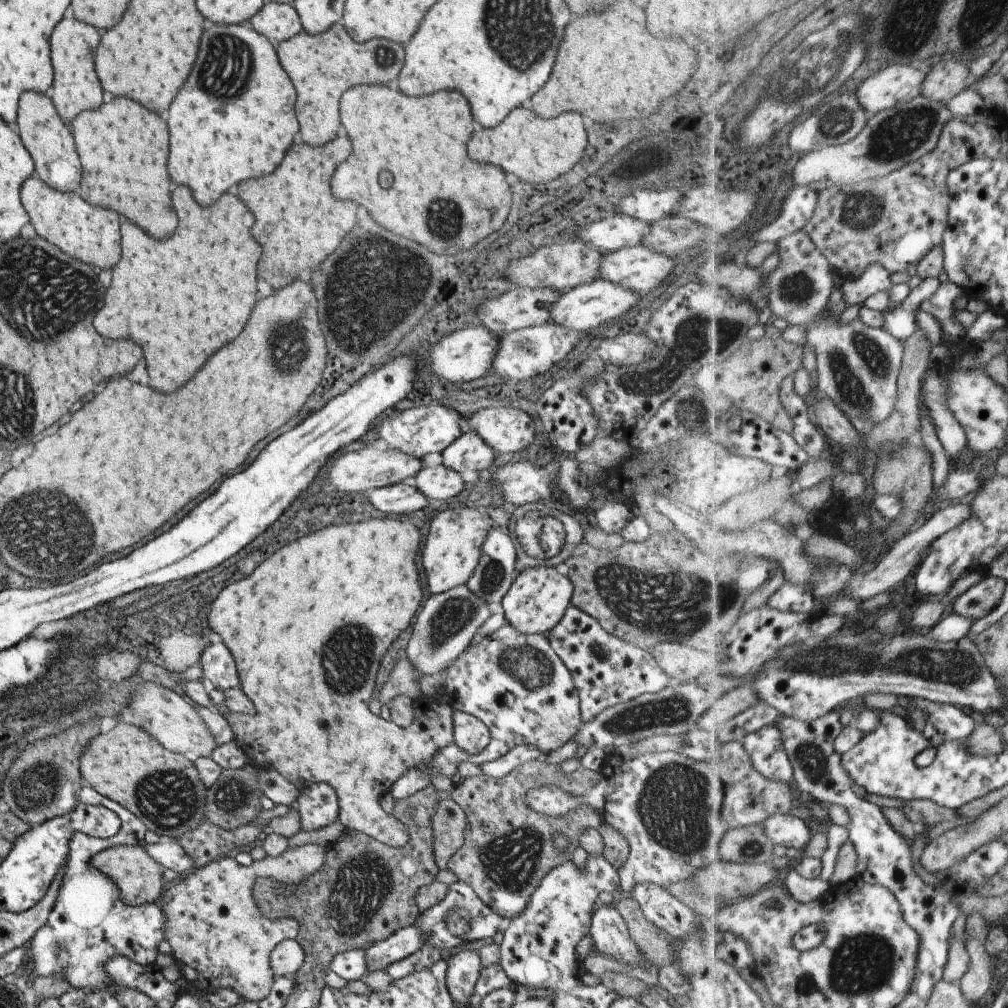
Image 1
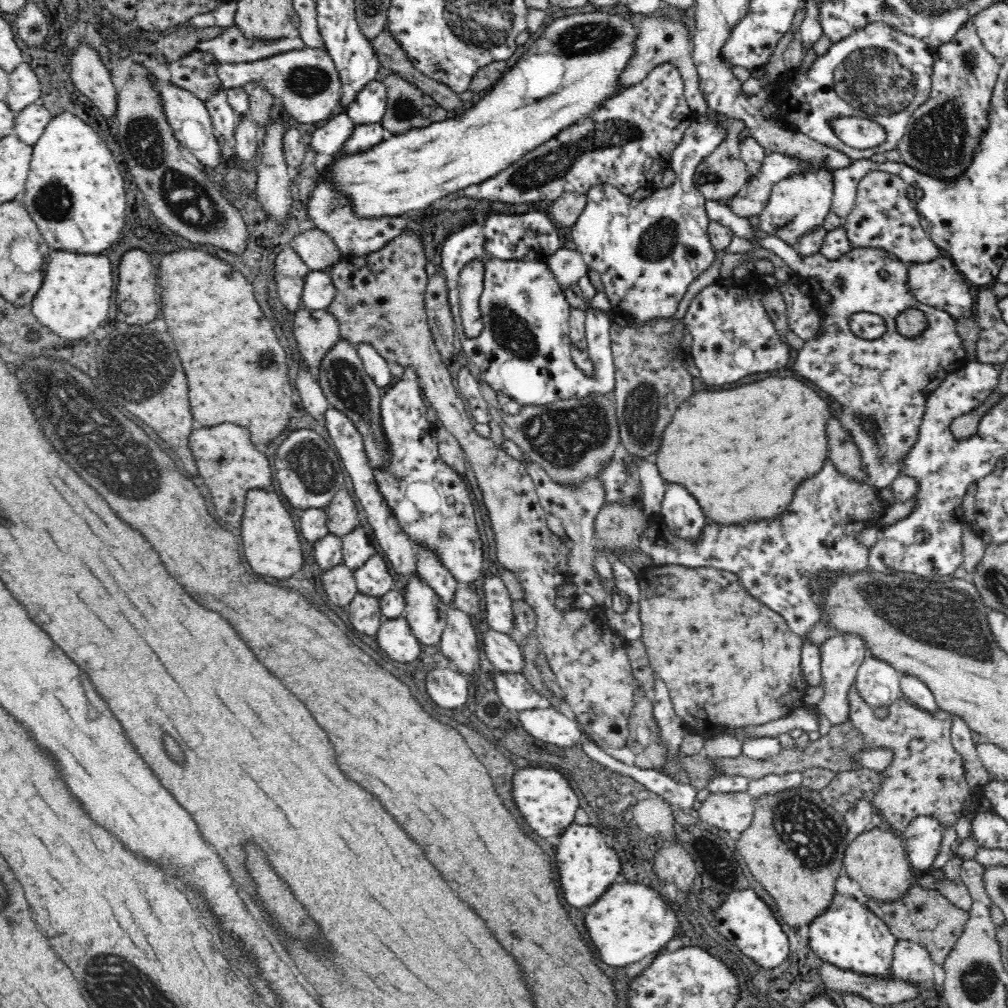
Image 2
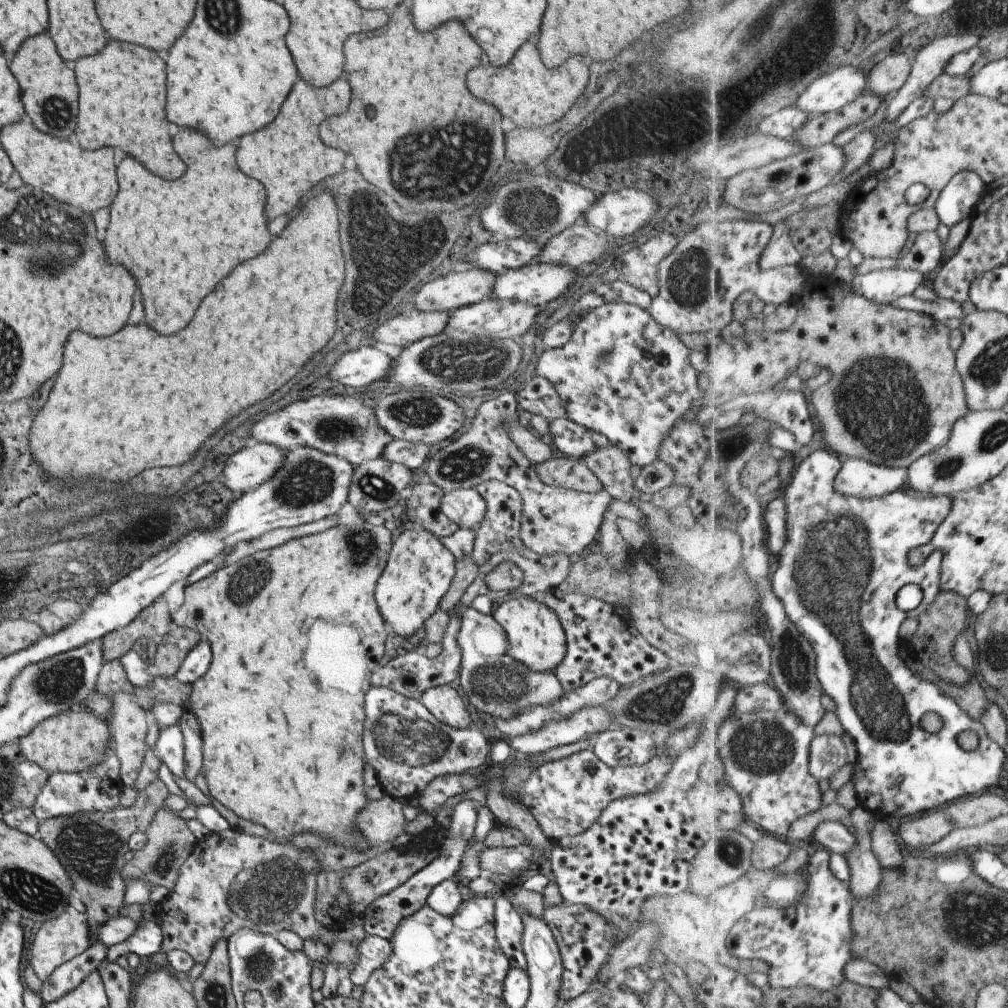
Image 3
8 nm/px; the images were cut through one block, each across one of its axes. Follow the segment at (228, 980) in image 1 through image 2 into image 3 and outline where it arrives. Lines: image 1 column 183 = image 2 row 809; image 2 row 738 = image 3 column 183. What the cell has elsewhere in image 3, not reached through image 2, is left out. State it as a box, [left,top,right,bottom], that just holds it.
[155,829,335,970]

